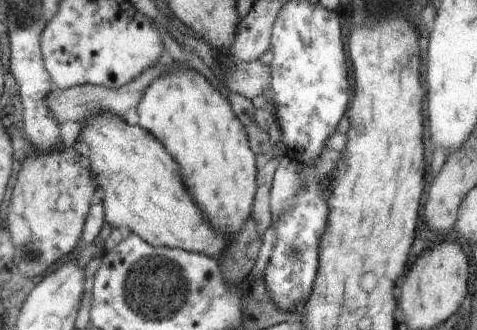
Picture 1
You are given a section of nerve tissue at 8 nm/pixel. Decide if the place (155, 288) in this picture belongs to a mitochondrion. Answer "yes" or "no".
yes

